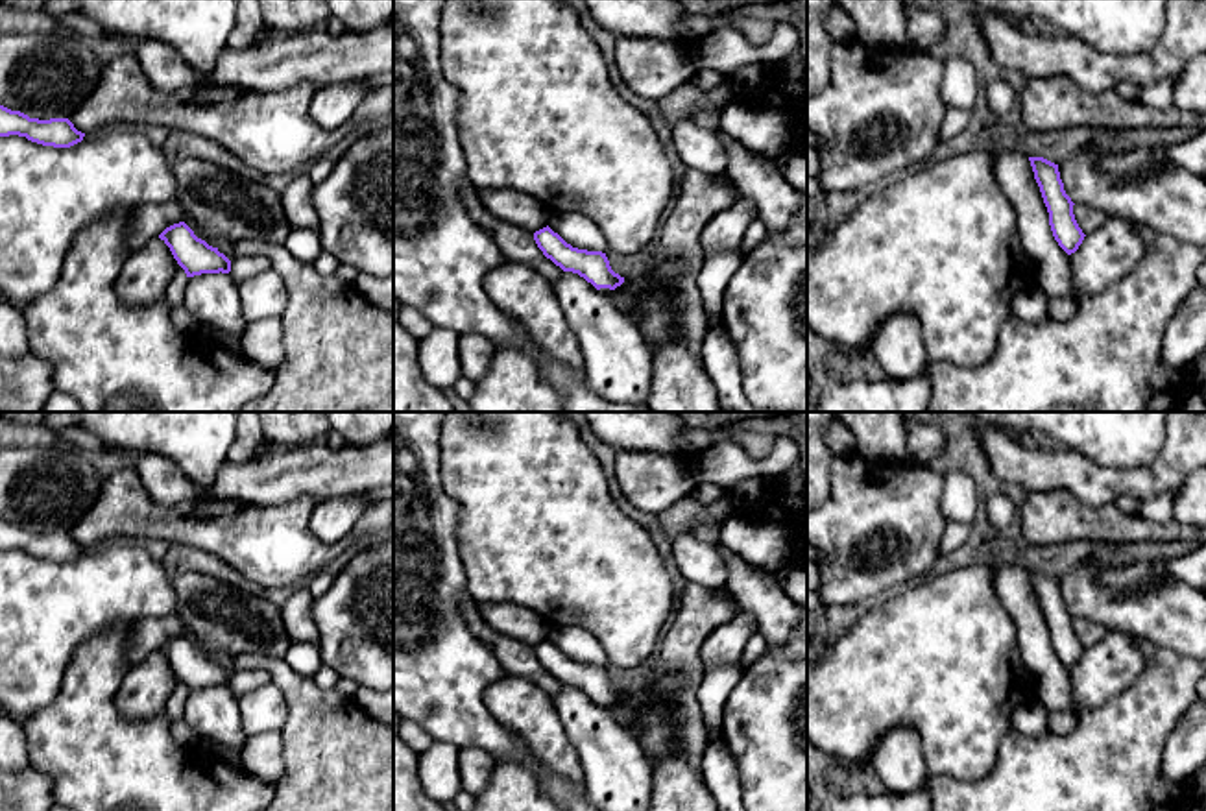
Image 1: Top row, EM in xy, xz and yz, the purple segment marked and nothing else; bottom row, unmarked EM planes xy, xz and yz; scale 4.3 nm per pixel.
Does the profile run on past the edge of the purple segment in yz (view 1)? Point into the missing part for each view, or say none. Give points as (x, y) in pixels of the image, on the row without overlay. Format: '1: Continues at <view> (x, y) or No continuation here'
1: No continuation here

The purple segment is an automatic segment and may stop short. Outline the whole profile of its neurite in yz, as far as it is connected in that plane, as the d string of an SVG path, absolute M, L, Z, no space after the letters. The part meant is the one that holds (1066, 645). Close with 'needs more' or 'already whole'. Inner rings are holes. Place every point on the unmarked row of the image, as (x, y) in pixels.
M1029 571L1034 593L1040 600L1043 617L1049 626L1049 639L1058 660L1067 667L1075 667L1084 654L1084 647L1079 641L1073 628L1073 615L1064 604L1058 578L1043 571Z; already whole

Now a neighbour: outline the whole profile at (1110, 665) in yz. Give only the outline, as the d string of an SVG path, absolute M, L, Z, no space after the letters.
M1108 630L1069 669L1073 713L1097 709L1121 695L1141 676L1143 667L1145 658L1134 643L1134 635L1123 630Z

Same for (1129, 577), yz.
M1149 562L1103 569L1099 584L1114 593L1158 587L1158 582L1151 575Z

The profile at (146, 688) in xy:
M155 650L140 663L129 667L116 691L116 708L124 717L133 720L157 717L164 711L166 700L177 682L179 678L170 661Z

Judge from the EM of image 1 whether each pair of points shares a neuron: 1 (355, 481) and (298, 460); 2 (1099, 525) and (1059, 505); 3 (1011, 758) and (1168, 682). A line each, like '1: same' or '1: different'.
1: same
2: same
3: same

